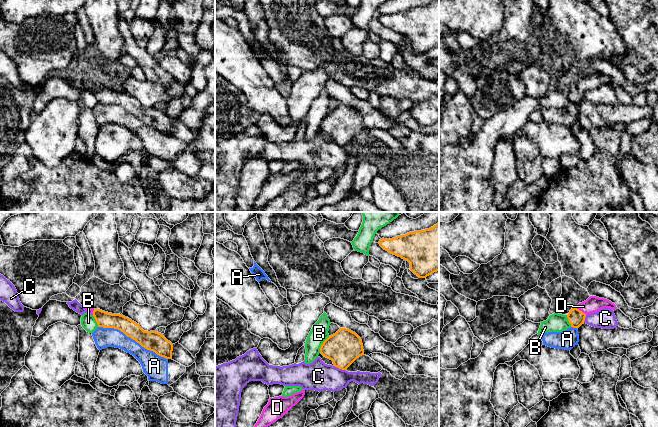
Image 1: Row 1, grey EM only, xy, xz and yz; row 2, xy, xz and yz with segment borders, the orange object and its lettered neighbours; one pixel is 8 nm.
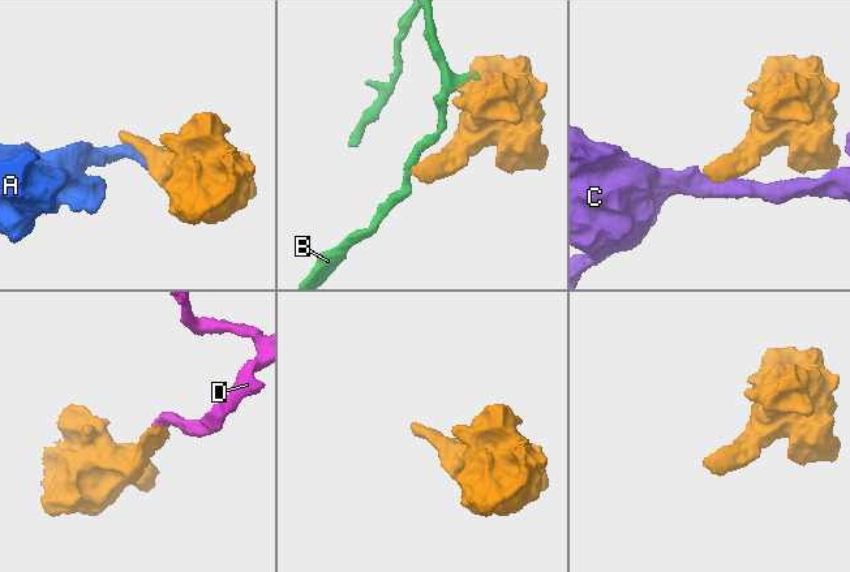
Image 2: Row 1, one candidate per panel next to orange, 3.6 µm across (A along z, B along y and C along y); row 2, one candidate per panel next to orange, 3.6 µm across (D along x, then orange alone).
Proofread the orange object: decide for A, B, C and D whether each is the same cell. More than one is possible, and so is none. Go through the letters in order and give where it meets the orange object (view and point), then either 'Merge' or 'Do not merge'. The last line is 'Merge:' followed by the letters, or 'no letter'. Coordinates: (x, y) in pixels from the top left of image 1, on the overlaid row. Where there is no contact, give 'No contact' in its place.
A: Touches orange at xy (133, 339). Do not merge
B: Touches orange at xz (322, 344). Do not merge
C: Touches orange at xz (340, 368). Do not merge
D: Touches orange at yz (579, 310). Merge
Merge: D

